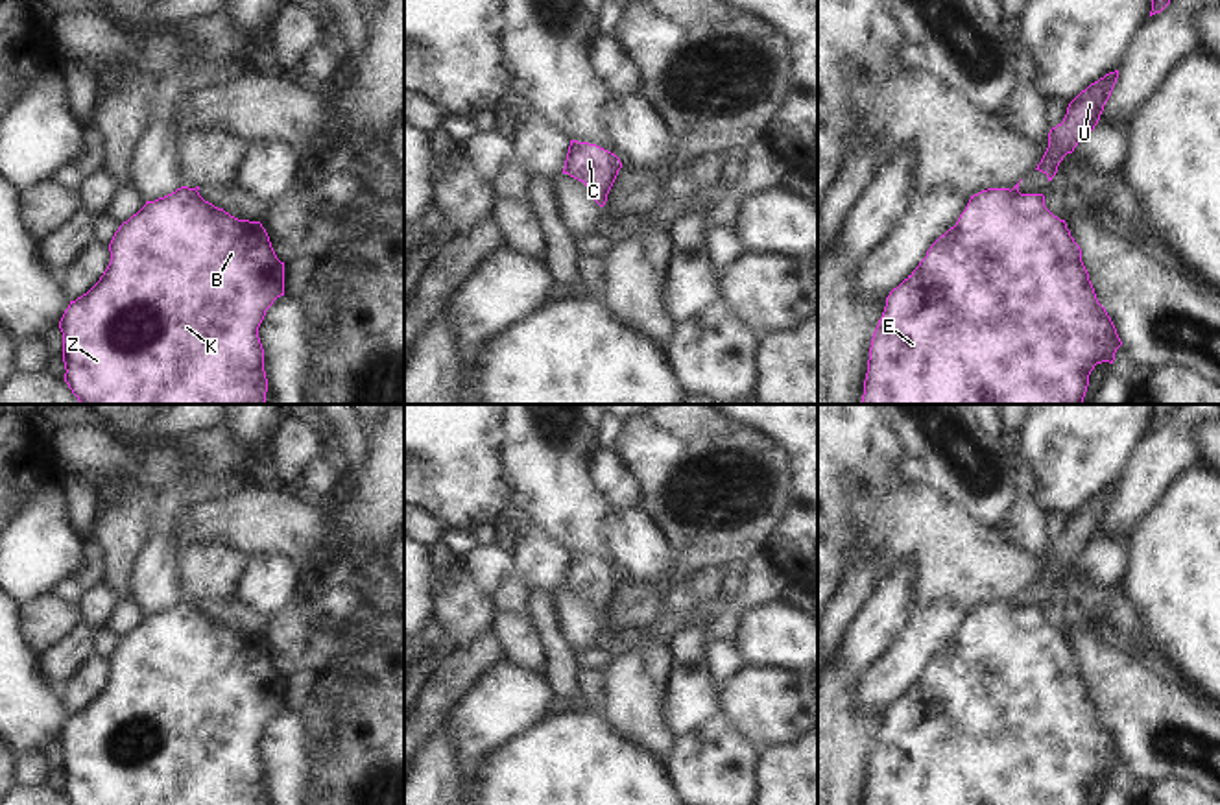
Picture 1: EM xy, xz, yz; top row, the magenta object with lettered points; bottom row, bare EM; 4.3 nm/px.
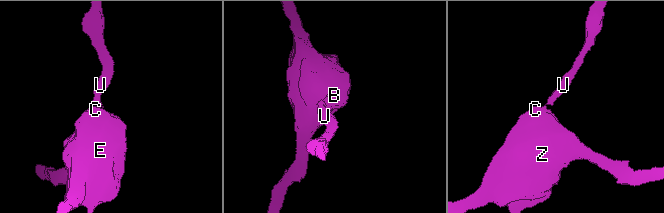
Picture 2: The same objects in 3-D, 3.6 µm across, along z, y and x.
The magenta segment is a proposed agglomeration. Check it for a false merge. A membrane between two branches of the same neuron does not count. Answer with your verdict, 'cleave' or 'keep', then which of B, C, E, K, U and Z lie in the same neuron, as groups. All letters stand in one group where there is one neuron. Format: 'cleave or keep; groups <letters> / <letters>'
cleave; groups B C E K Z / U

